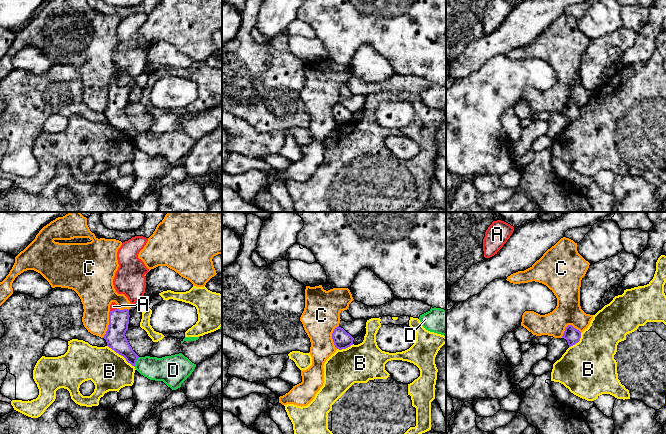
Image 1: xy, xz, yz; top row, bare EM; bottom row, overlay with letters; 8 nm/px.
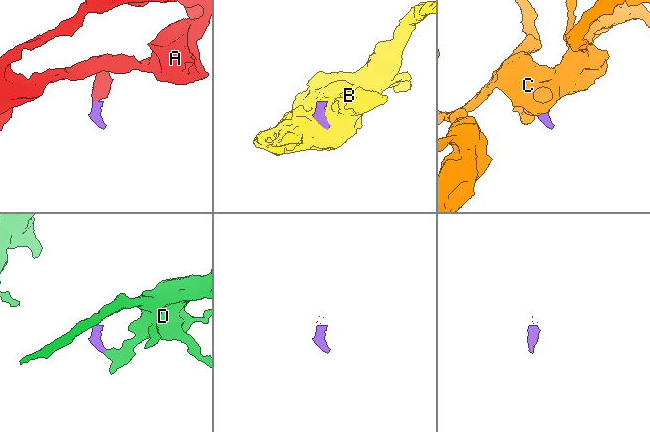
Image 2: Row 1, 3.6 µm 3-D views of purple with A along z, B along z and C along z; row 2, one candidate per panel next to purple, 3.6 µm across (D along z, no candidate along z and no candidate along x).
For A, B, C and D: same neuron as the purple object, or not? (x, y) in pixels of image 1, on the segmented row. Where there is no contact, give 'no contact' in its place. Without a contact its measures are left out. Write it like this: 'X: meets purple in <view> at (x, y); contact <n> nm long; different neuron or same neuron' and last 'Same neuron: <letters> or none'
A: meets purple in xy at (113, 310); contact 60 nm long; same neuron
B: meets purple in xy at (120, 354); contact 280 nm long; different neuron
C: meets purple in xy at (109, 324); contact 220 nm long; different neuron
D: meets purple in xy at (135, 362); contact 90 nm long; different neuron
Same neuron: A

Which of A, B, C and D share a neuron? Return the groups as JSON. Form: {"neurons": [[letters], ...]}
{"neurons": [["A"], ["B"], ["C"], ["D"]]}

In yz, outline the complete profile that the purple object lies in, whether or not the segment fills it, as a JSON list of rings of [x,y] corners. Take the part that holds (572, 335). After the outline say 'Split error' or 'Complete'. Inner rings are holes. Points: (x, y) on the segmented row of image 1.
[[[568,325],[565,328],[562,338],[566,339],[569,347],[571,347],[580,341],[581,332],[572,325]]]. Complete

